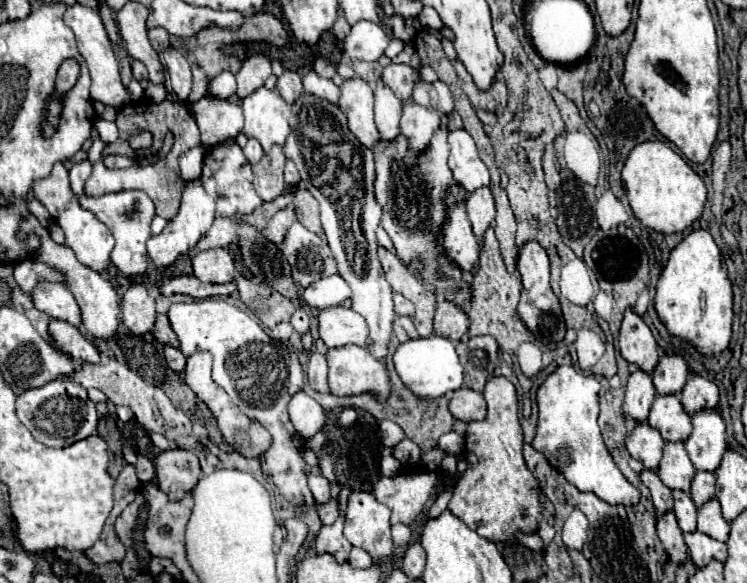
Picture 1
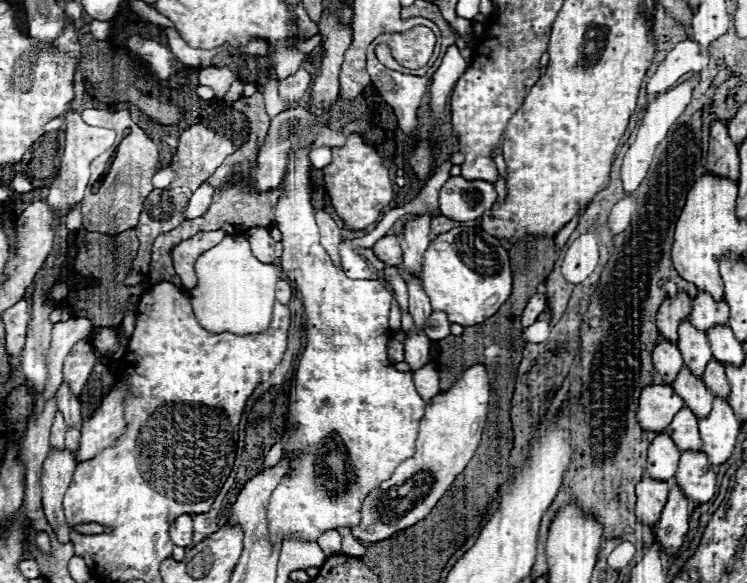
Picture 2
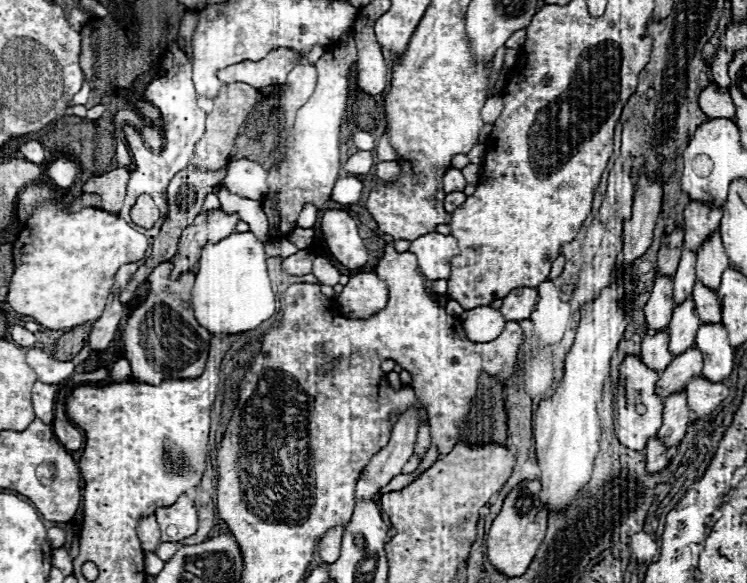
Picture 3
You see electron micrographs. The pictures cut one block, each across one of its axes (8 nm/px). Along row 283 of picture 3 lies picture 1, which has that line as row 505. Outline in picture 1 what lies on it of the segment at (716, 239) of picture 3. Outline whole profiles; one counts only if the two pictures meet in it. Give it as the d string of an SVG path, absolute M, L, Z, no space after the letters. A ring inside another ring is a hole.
M710 498L708 502L704 502L700 506L700 510L698 510L698 530L716 538L716 540L720 540L720 542L728 540L730 522L724 520L720 502L716 498Z

